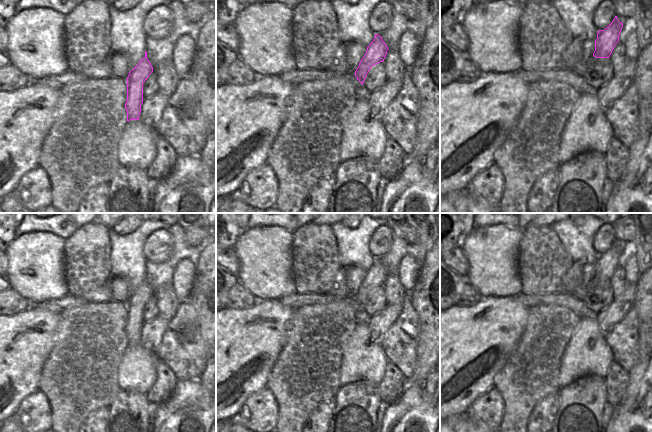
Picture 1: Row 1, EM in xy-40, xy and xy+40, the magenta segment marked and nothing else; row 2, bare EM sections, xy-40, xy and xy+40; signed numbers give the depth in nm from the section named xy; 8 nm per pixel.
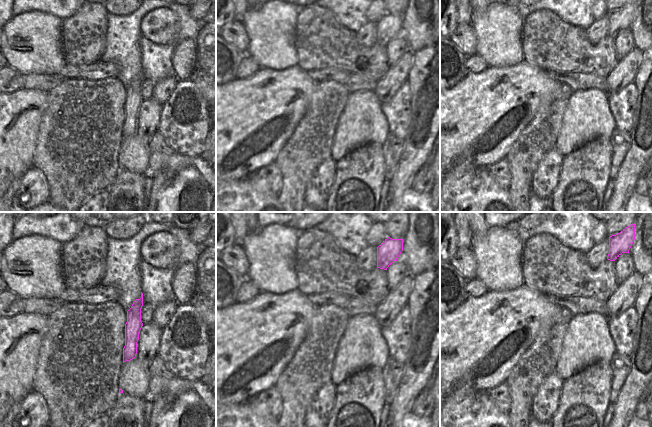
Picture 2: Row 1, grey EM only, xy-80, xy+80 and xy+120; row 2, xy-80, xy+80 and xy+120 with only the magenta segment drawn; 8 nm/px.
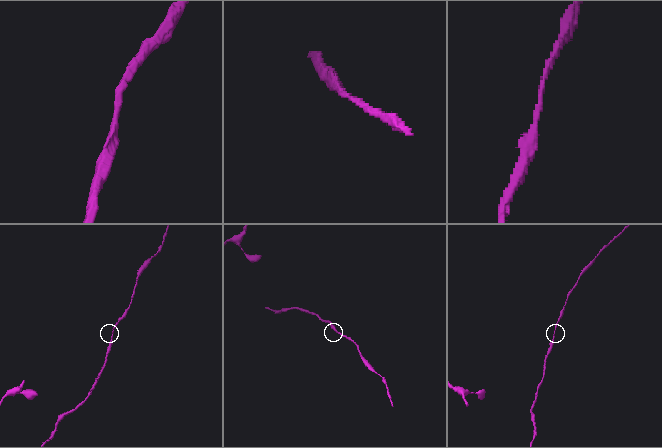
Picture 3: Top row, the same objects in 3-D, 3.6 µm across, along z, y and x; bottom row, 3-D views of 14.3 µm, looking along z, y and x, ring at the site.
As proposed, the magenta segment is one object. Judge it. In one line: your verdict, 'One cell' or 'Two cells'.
One cell.

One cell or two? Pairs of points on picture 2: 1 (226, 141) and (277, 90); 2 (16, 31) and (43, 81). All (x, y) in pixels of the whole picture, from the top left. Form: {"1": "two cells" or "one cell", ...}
{"1": "one cell", "2": "two cells"}

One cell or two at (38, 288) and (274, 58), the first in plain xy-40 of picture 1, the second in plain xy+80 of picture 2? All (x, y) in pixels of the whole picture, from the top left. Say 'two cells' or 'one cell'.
one cell

